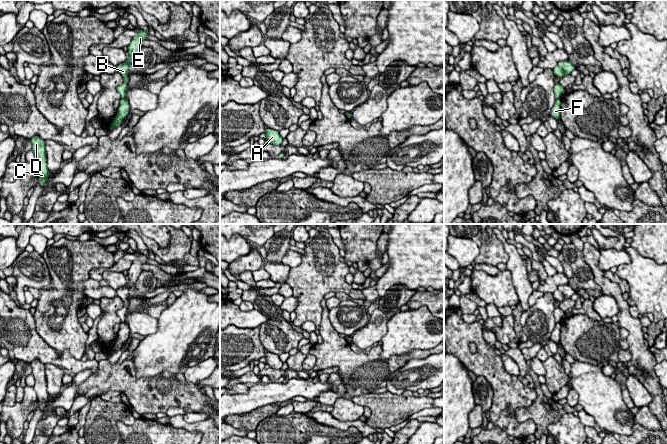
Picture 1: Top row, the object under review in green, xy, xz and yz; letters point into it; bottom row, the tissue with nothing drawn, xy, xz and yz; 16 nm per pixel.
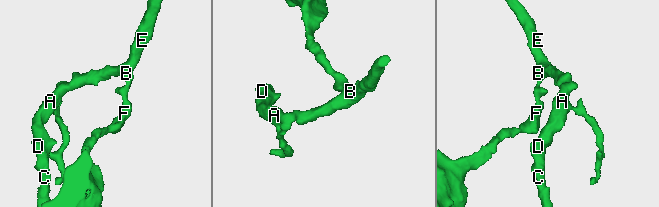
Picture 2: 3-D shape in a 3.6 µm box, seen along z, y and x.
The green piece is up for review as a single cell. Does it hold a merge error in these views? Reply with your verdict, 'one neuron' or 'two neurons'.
two neurons

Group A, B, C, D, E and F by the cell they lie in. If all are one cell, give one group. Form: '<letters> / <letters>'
A B C D E / F

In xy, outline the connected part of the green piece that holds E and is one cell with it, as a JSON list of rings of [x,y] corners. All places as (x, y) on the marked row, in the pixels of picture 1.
[[[140,29],[138,35],[133,37],[129,46],[128,46],[128,53],[127,53],[127,60],[124,64],[119,64],[116,66],[117,72],[119,72],[124,79],[122,85],[116,87],[117,92],[121,95],[121,99],[125,98],[125,93],[127,90],[127,82],[128,82],[128,74],[130,72],[130,65],[135,62],[136,56],[140,49],[142,48],[142,42],[147,39],[149,35],[148,31]]]

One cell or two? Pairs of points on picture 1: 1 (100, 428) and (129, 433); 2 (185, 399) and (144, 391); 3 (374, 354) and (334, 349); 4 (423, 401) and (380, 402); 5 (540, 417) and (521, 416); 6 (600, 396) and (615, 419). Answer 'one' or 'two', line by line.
1: two
2: one
3: one
4: one
5: one
6: one

